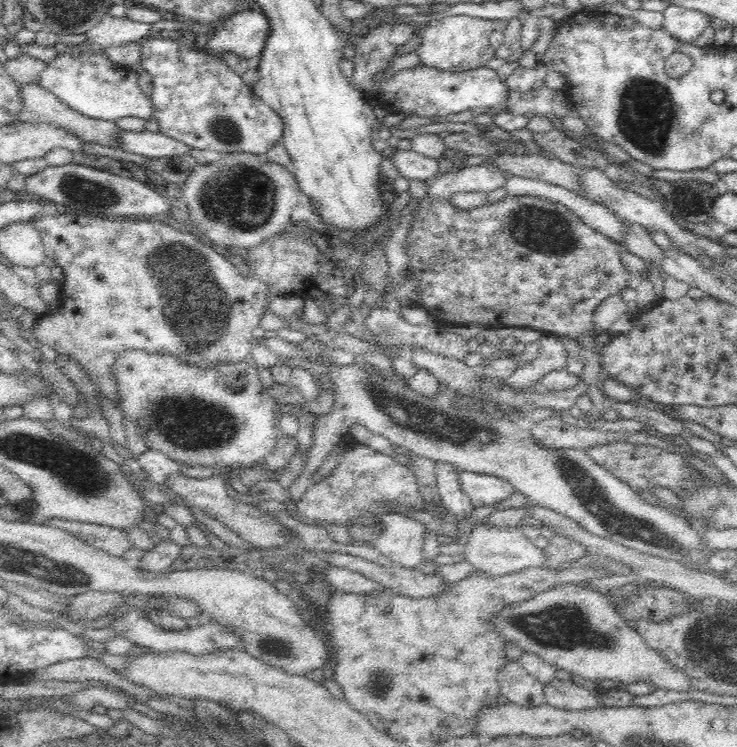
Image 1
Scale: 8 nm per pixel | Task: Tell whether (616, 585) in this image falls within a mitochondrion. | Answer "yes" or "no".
no

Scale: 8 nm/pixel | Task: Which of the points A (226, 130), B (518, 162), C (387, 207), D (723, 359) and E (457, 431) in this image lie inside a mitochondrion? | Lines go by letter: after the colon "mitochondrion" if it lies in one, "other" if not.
A: mitochondrion
B: other
C: other
D: other
E: mitochondrion

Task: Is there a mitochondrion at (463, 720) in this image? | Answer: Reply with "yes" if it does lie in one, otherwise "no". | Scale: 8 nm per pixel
no

